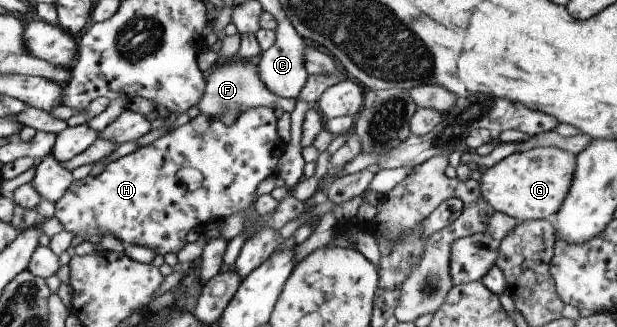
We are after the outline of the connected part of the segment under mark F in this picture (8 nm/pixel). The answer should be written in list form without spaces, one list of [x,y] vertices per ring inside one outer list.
[[[236,58],[232,60],[218,60],[215,69],[205,78],[203,94],[200,96],[195,107],[199,113],[207,115],[209,118],[217,119],[224,125],[230,125],[238,115],[248,108],[256,106],[281,107],[282,111],[292,111],[295,99],[279,98],[277,95],[269,92],[264,85],[258,73],[256,73],[255,62],[245,62]]]

